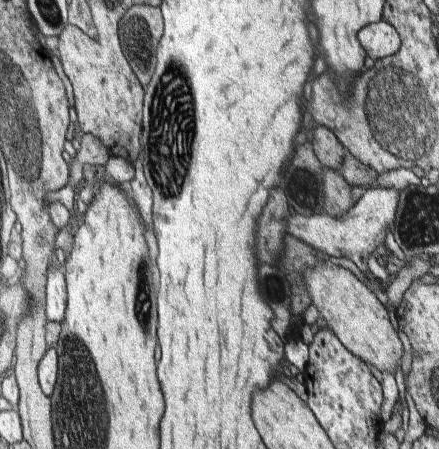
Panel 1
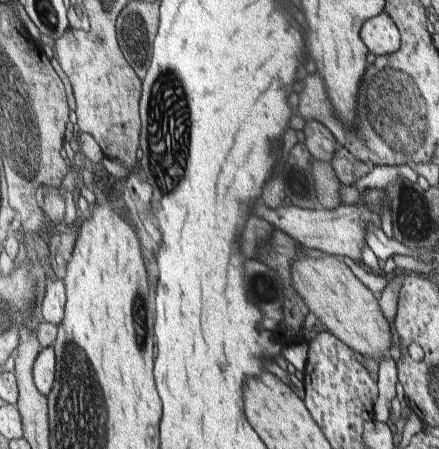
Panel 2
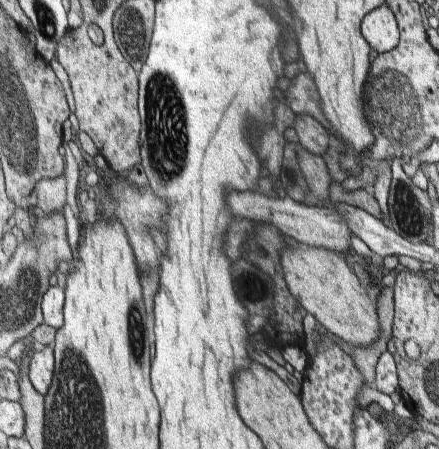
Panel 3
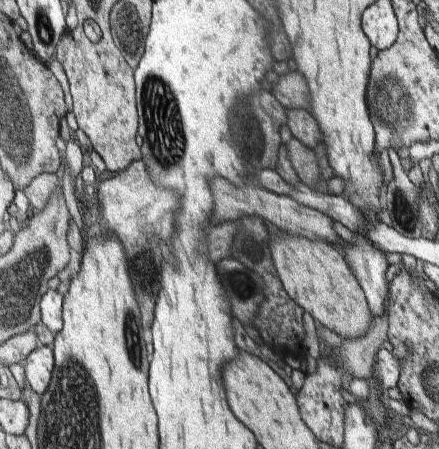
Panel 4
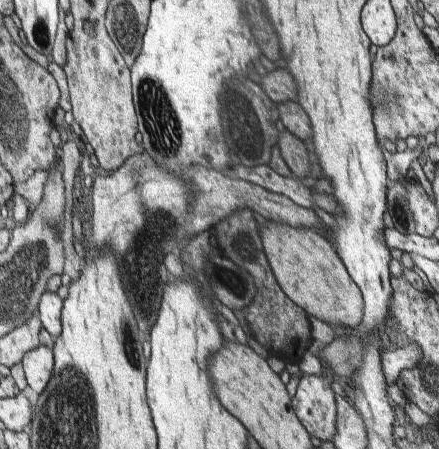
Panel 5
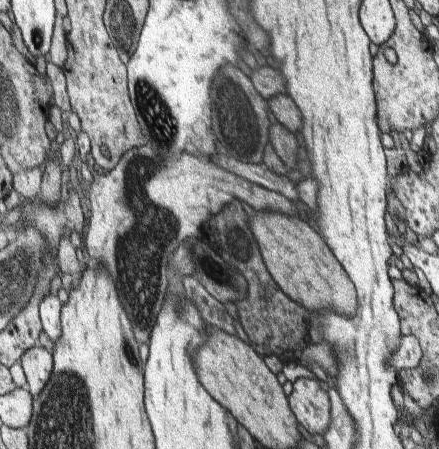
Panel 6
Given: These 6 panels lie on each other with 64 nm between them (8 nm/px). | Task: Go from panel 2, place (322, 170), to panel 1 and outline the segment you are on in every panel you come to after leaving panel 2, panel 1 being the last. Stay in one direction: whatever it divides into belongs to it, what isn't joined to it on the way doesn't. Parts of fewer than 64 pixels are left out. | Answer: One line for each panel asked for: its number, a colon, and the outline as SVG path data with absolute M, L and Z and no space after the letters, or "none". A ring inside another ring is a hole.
1: M323 168L323 202L325 202L325 214L339 218L343 216L349 208L353 208L355 204L349 198L349 184L345 184L343 176L337 170L329 170Z

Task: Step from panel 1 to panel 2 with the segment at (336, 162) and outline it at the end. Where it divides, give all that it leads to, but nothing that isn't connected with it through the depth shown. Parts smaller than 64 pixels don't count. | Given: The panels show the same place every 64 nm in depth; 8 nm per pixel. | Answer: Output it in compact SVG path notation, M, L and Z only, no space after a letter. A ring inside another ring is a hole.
M305 120L303 130L305 134L305 148L309 150L311 158L317 162L329 162L337 150L337 140L331 136L331 132L319 124L317 120Z

